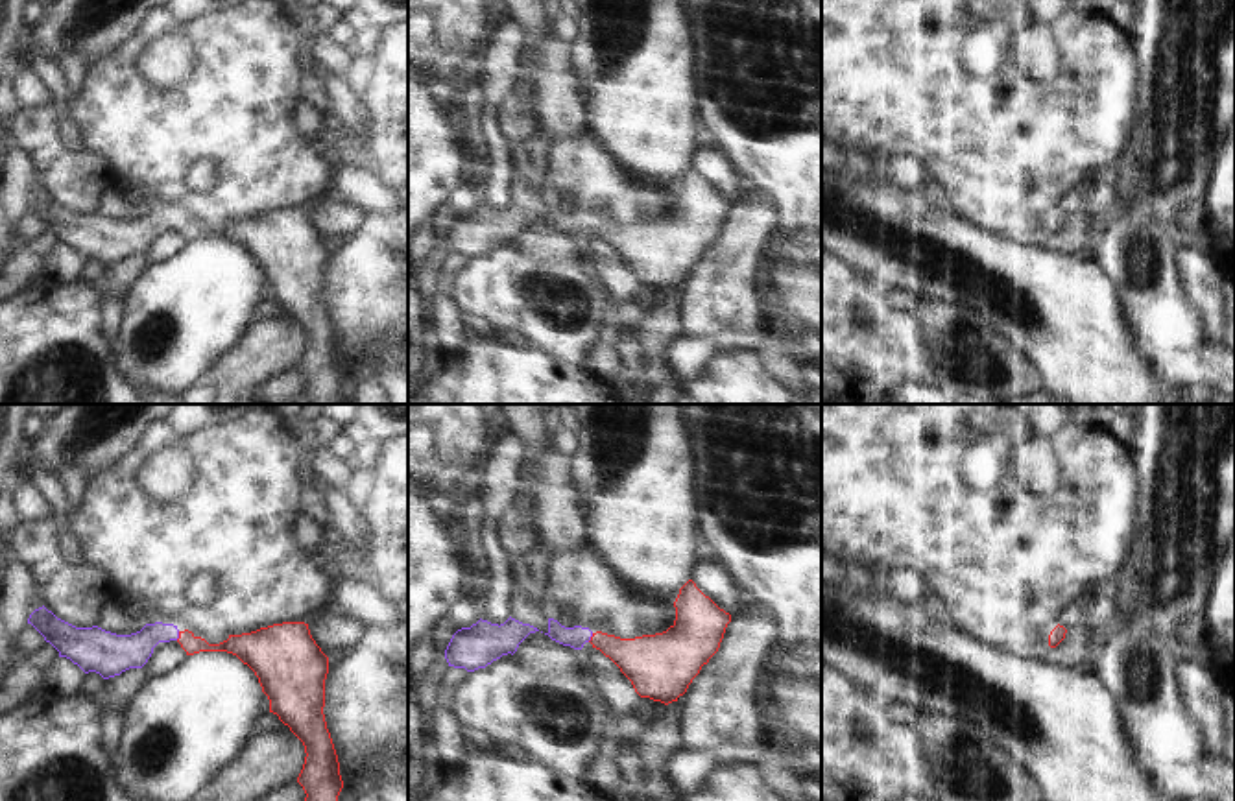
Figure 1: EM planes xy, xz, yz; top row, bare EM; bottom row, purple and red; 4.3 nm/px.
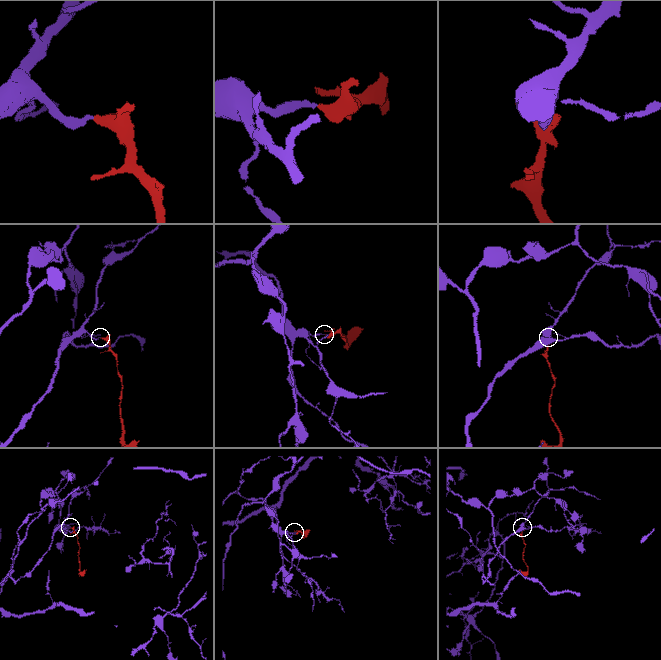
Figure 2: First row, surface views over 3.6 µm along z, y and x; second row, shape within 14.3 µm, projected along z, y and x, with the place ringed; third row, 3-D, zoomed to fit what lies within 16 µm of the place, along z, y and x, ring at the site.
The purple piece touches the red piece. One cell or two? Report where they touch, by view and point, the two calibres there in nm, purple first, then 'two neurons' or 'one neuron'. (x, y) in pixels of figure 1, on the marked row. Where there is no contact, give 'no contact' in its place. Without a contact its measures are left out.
xy (178, 635) | 150/80 nm | one neuron

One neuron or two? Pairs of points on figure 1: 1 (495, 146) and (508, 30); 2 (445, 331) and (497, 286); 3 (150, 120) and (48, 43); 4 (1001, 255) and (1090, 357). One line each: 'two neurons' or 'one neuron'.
1: one neuron
2: two neurons
3: two neurons
4: one neuron

